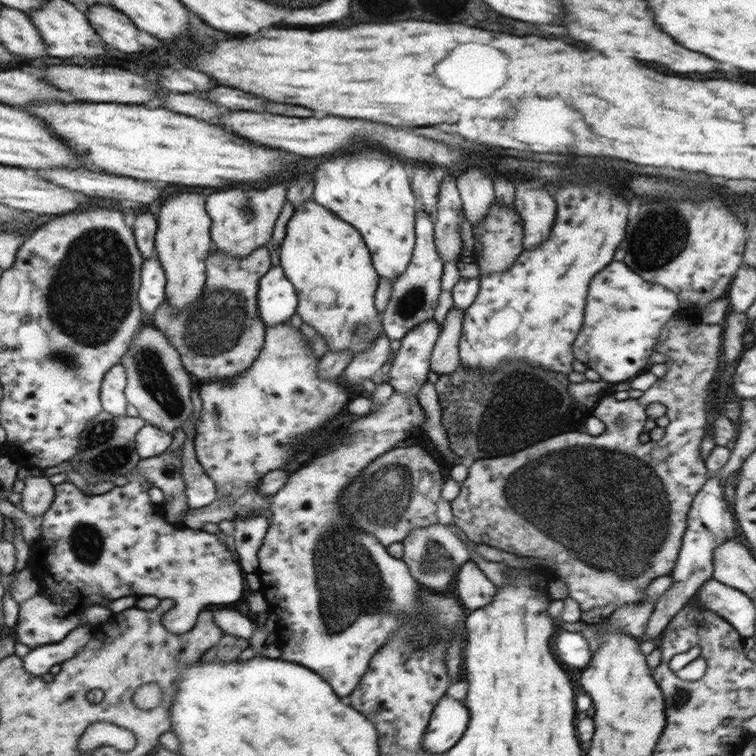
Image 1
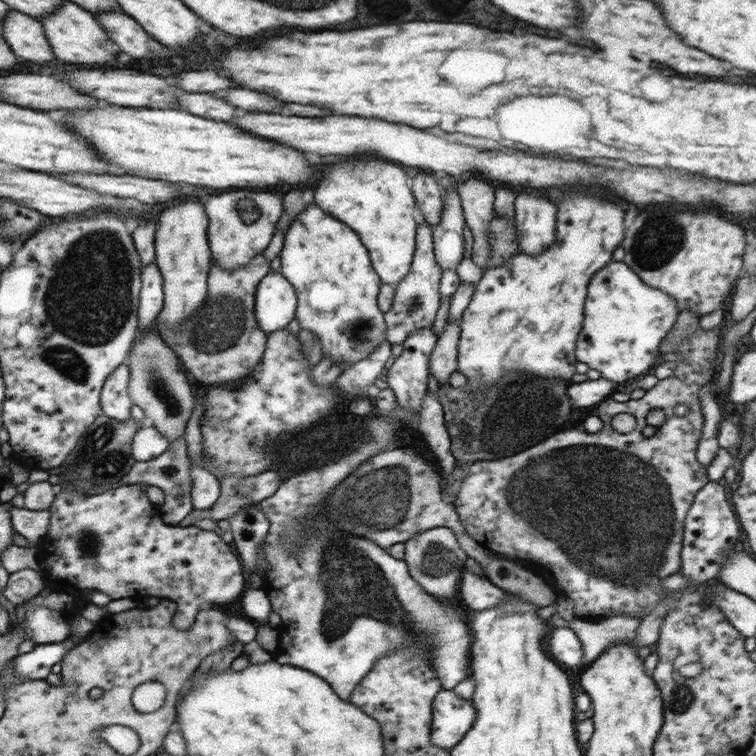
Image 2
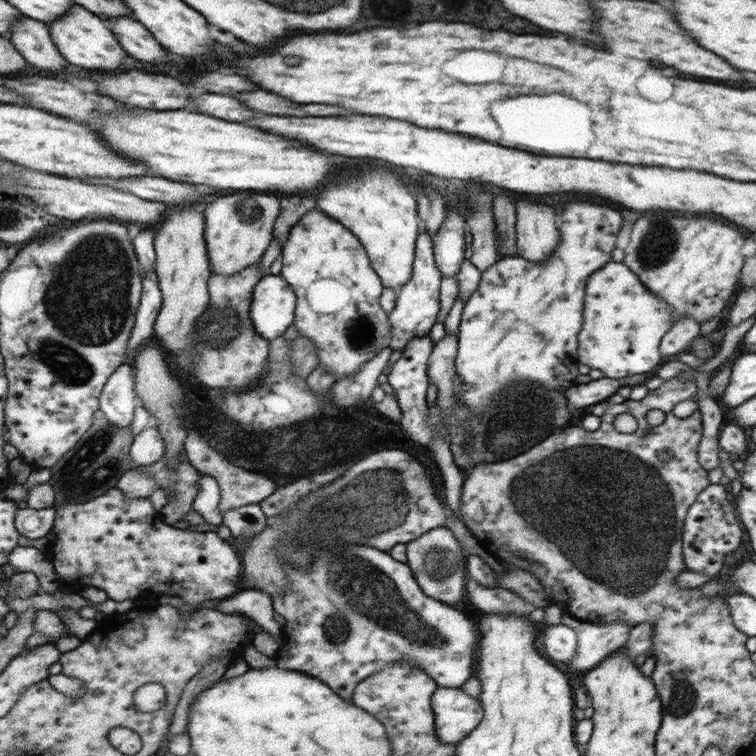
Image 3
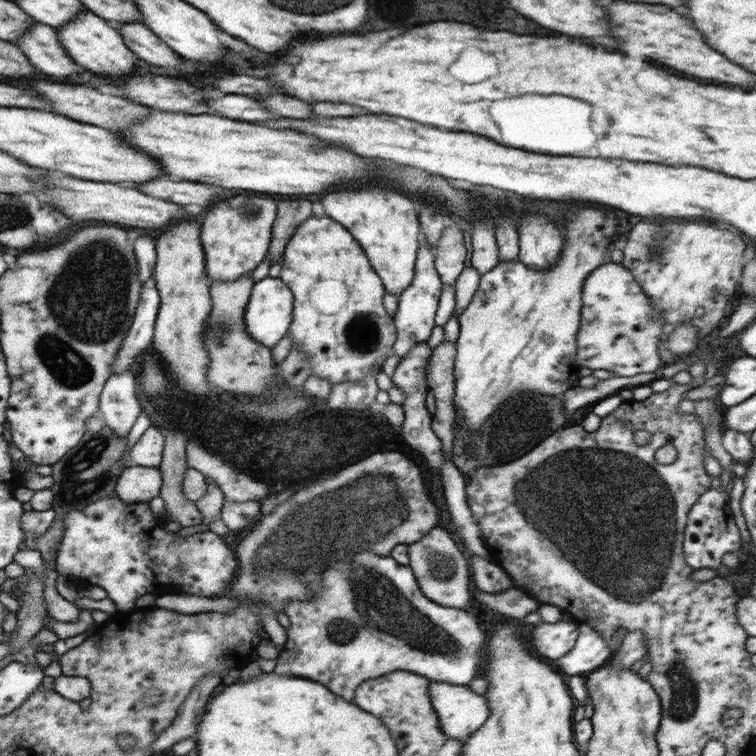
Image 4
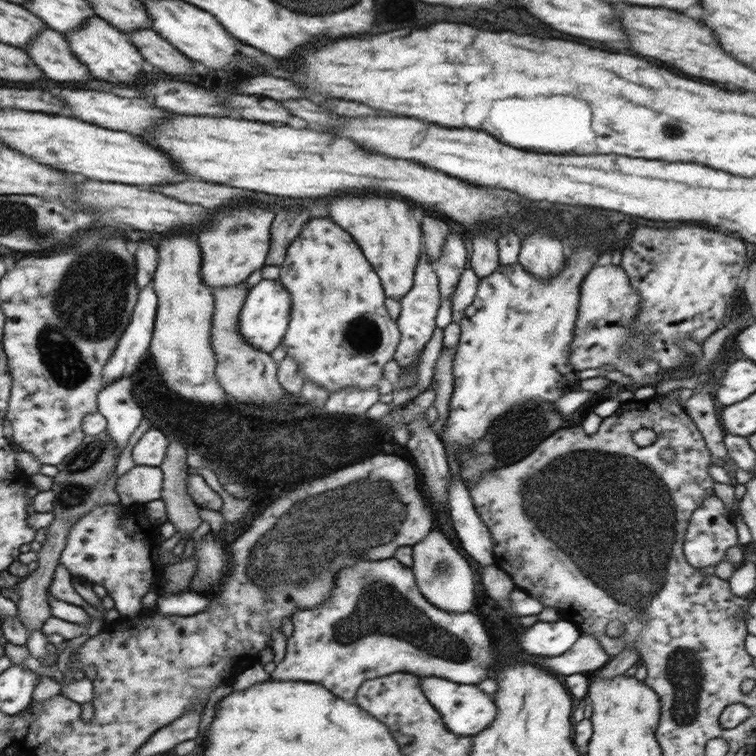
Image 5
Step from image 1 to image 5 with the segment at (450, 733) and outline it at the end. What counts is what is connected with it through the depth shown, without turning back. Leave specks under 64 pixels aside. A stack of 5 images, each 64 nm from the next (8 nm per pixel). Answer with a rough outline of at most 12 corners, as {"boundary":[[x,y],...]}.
{"boundary":[[417,677],[452,734],[473,736],[494,720],[493,696],[476,685]]}

